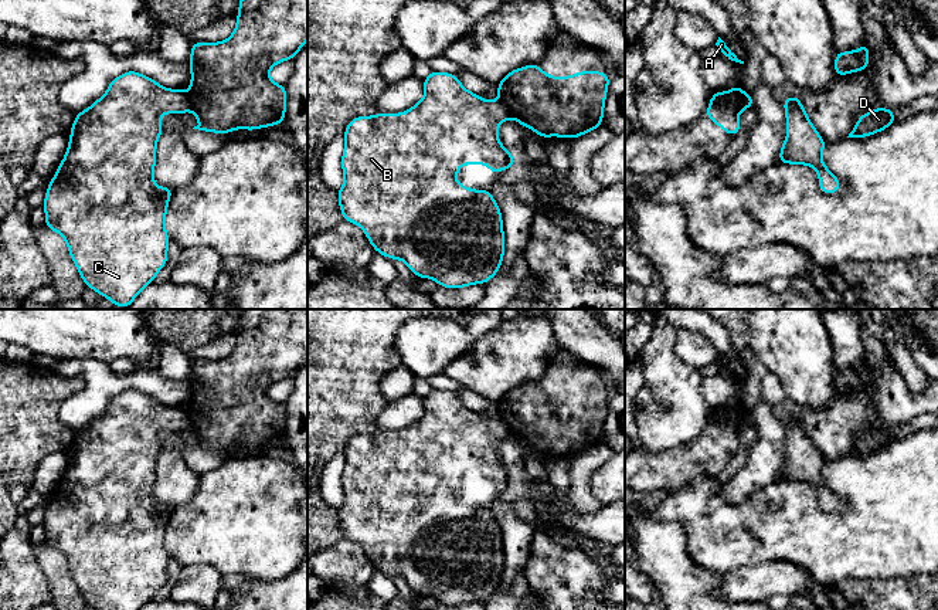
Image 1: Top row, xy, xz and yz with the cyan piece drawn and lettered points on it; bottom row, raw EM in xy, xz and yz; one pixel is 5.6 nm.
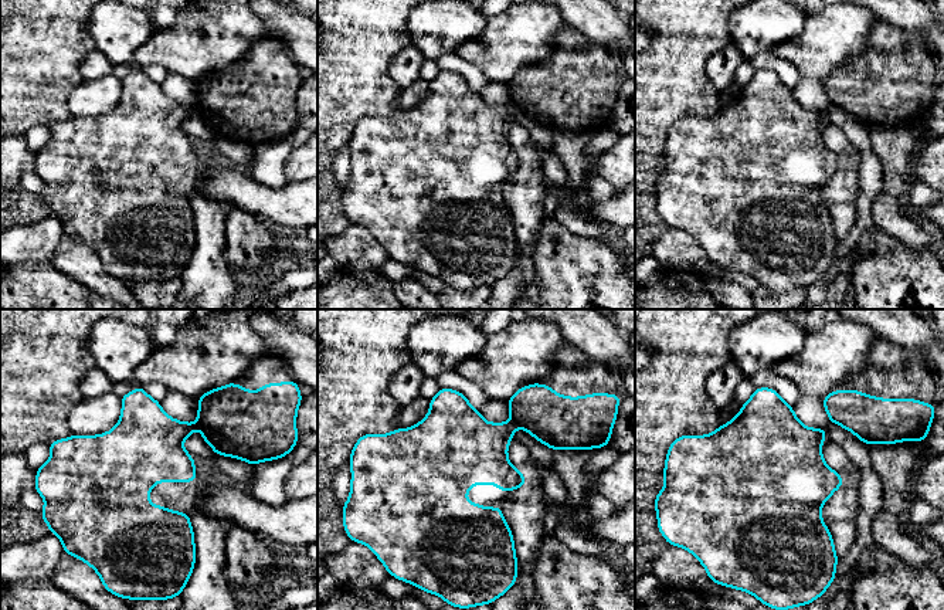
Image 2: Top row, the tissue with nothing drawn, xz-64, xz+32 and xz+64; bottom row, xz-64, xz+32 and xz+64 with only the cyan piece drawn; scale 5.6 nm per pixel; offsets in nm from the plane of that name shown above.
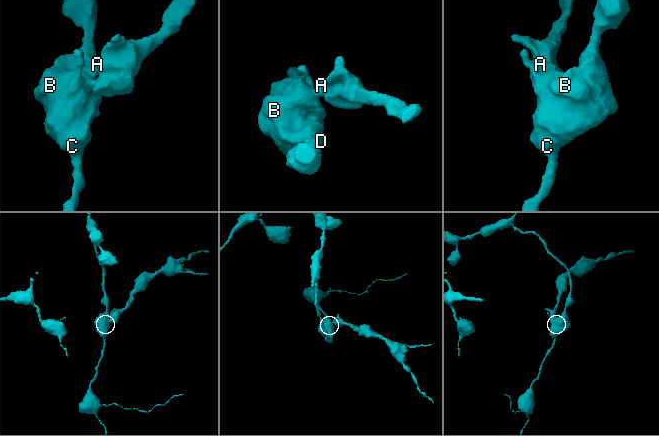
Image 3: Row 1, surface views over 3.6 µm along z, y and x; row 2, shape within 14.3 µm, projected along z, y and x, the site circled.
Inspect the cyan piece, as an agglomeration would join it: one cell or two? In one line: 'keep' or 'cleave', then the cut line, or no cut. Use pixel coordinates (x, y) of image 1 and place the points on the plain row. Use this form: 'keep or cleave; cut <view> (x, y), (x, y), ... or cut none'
cleave; cut xy (186, 410), (190, 427)

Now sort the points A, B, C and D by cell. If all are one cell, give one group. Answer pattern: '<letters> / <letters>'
A / B C D

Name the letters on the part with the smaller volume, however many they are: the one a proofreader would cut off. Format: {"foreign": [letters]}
{"foreign": ["A"]}

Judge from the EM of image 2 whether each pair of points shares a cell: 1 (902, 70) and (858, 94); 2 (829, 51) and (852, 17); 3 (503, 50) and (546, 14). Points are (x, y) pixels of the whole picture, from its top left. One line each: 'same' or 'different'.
1: same
2: same
3: same

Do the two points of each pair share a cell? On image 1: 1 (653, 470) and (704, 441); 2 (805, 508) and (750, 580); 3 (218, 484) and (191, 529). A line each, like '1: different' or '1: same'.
1: same
2: different
3: same

